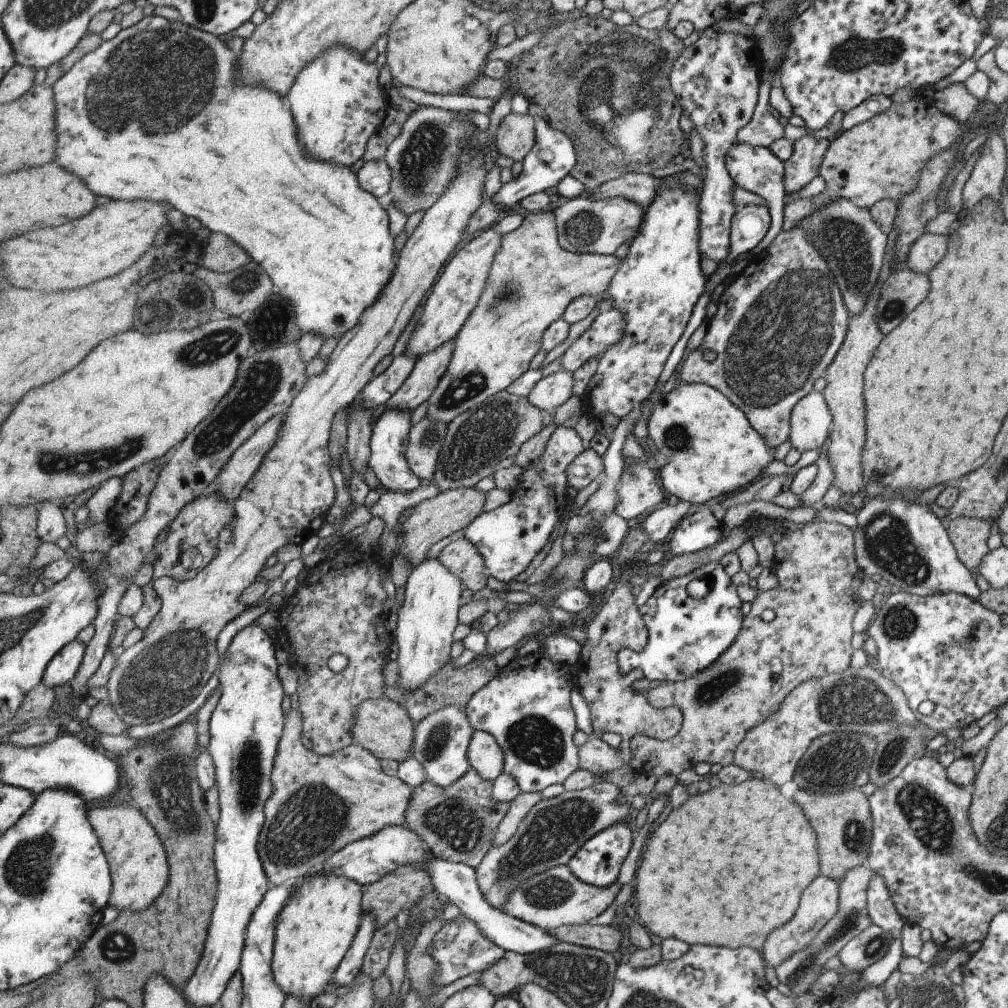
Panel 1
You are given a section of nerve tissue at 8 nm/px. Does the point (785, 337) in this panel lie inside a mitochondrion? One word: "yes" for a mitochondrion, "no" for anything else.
yes

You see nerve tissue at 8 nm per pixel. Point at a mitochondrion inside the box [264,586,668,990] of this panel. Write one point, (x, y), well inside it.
(553, 829)

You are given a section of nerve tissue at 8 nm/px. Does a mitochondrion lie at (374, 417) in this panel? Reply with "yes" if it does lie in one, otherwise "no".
no

